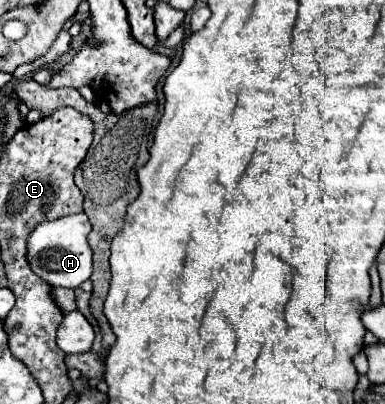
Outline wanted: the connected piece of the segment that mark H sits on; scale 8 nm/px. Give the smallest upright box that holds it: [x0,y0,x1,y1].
[28,213,92,287]

